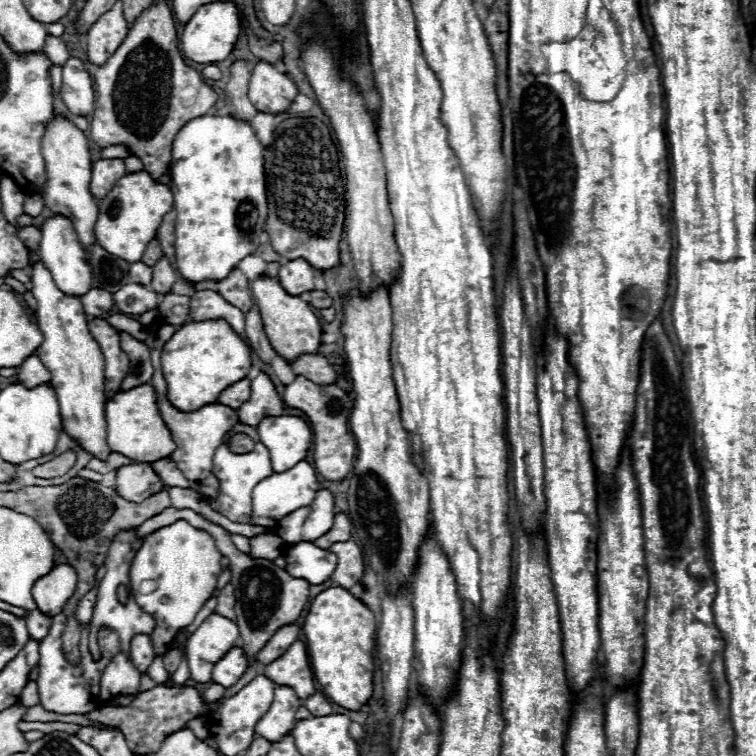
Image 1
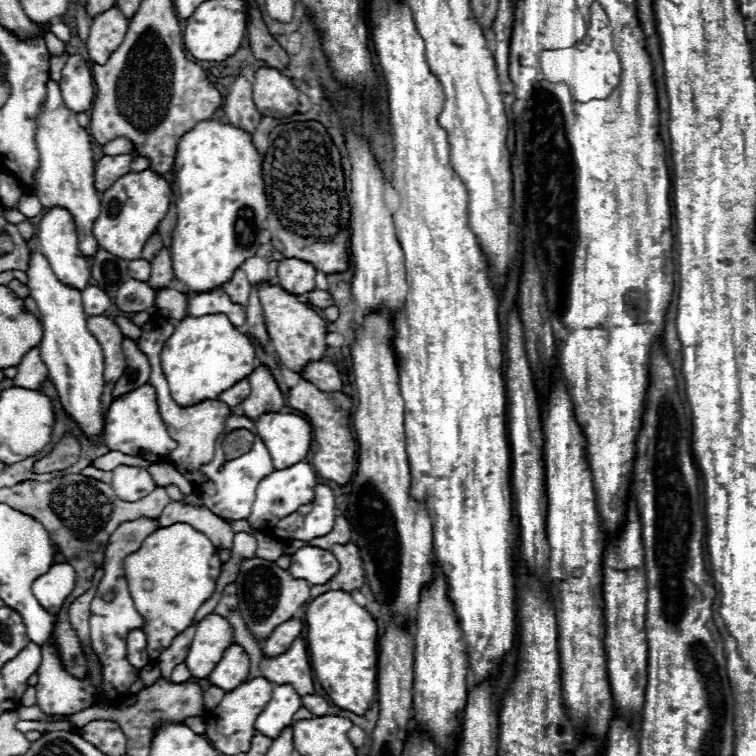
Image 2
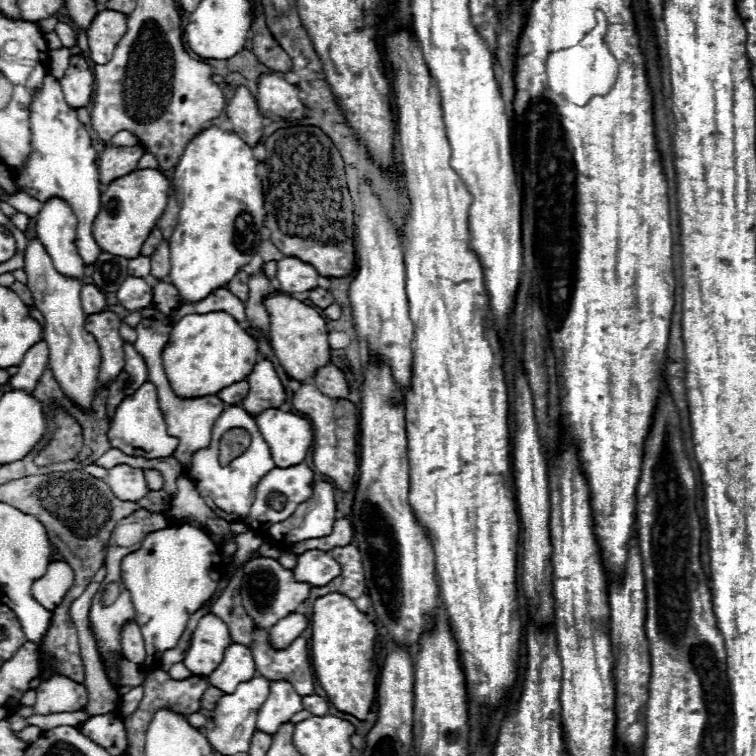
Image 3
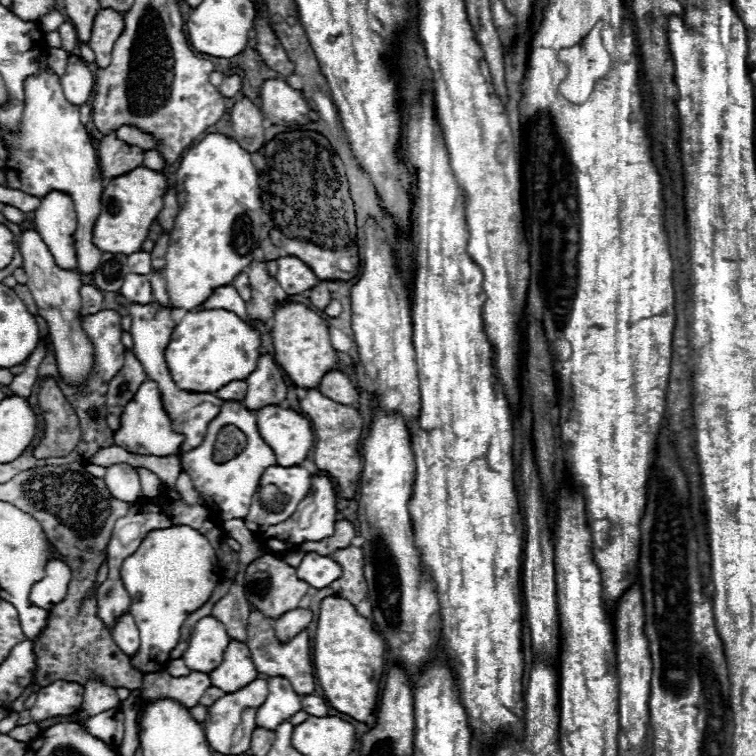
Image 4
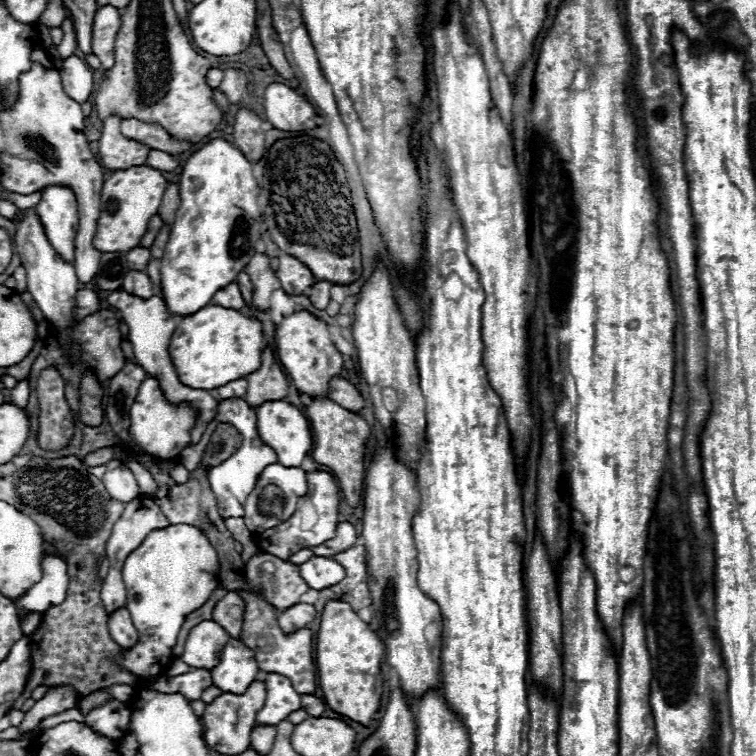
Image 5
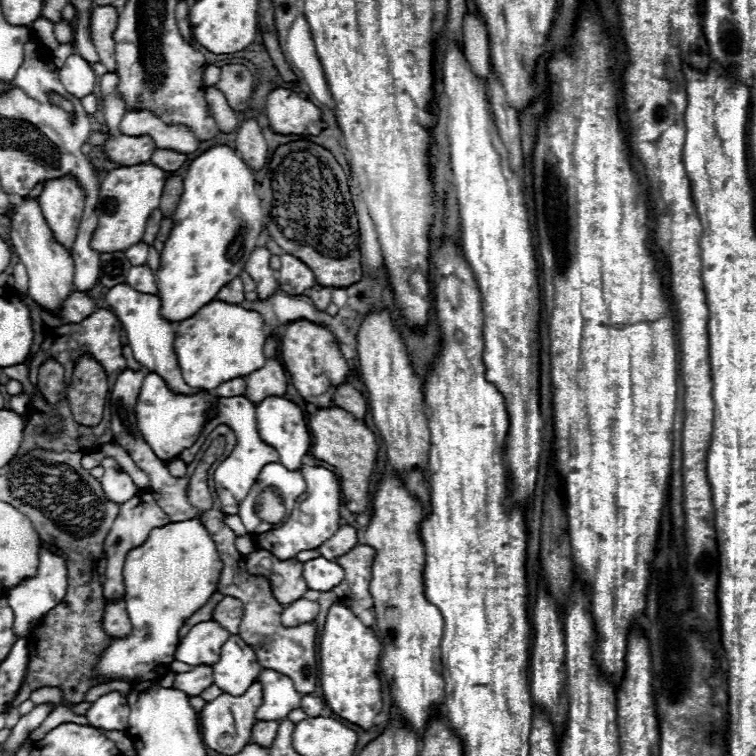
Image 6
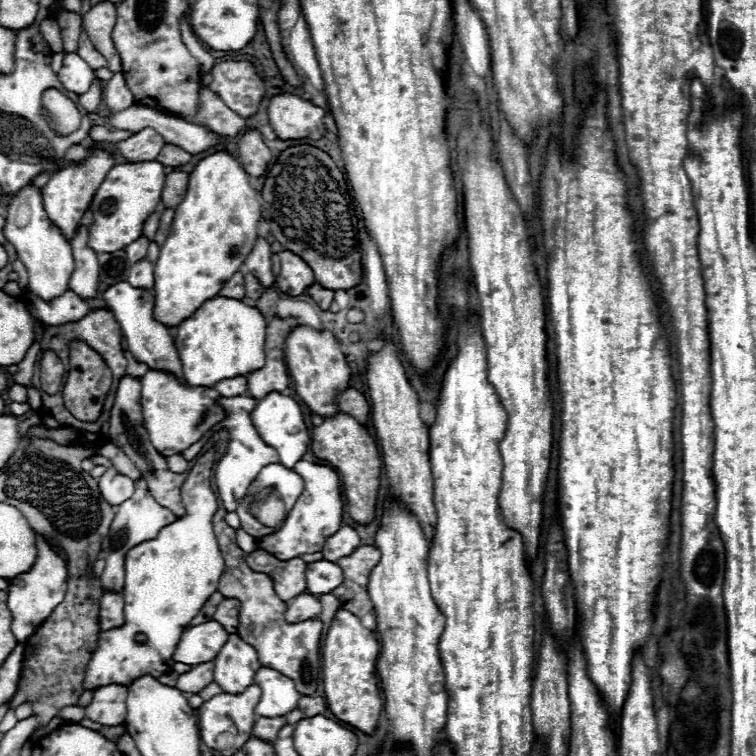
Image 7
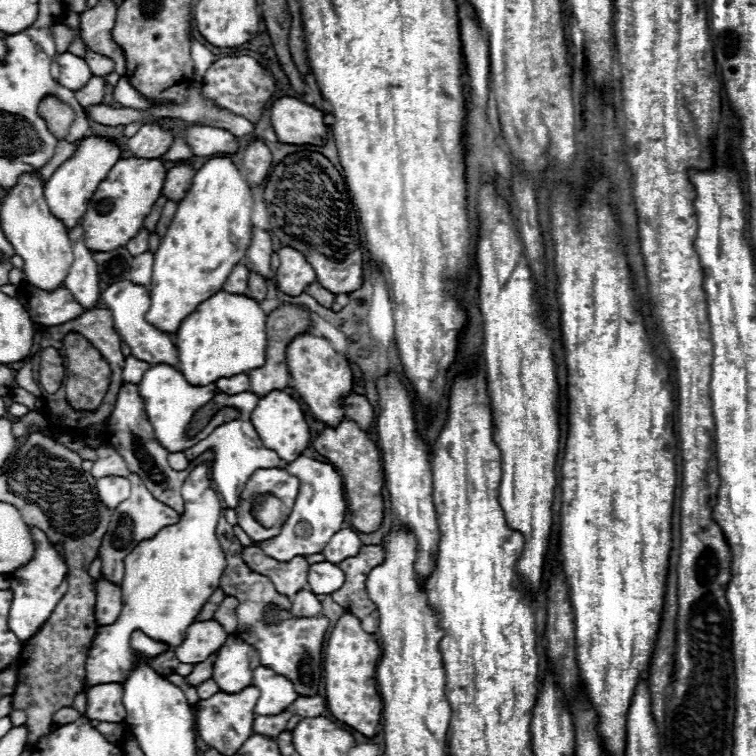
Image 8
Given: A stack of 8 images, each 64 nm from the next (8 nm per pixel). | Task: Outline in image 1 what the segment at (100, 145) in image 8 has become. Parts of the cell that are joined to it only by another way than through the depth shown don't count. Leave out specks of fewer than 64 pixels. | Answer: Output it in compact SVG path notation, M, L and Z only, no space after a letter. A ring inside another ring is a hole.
M52 216L44 222L42 226L42 242L40 242L40 260L42 264L50 270L58 290L64 294L74 294L82 296L86 294L92 286L92 274L90 274L90 264L88 264L88 254L82 250L82 244L76 236L76 230L72 228L70 220L64 216Z

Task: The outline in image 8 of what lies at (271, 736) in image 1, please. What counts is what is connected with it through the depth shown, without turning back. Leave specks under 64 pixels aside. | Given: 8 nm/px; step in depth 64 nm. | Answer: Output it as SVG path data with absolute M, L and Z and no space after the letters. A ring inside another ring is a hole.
M258 666L254 670L252 684L258 686L258 690L260 690L260 698L258 698L256 708L254 708L254 712L258 716L280 714L282 710L292 706L298 698L294 684L288 678L274 674L274 670L266 670L266 666Z

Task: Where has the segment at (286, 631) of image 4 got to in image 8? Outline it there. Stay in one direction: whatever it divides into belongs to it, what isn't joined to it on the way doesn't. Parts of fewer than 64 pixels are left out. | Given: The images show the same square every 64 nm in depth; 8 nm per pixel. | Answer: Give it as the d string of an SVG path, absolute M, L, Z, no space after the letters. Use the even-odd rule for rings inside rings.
M300 590L292 596L292 608L290 608L292 618L310 618L310 616L318 616L320 612L322 612L322 604L314 592Z

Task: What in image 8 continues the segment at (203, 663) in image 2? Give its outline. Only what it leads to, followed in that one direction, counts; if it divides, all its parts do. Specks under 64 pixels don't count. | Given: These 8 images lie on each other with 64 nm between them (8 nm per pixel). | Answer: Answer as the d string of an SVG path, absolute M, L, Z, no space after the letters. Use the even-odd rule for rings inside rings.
M194 622L186 630L186 638L176 648L176 658L184 664L204 662L210 654L218 652L218 648L226 642L228 632L216 622Z

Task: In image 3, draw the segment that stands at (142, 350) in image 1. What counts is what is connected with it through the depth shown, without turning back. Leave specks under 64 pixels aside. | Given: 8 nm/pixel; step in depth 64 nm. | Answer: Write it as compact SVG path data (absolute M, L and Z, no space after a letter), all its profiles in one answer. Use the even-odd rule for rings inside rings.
M130 342L124 344L124 356L126 356L126 366L122 374L114 382L108 384L110 396L108 396L108 416L114 414L116 406L130 394L134 394L146 380L148 380L148 368L144 358L134 350Z

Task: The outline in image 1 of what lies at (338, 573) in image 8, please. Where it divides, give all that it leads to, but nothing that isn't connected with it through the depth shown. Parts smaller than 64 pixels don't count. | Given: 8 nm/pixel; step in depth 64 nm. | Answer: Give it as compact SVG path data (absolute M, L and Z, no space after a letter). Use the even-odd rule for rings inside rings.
M296 542L282 550L286 572L304 578L310 584L322 584L336 568L336 556L330 550L314 546L314 542Z

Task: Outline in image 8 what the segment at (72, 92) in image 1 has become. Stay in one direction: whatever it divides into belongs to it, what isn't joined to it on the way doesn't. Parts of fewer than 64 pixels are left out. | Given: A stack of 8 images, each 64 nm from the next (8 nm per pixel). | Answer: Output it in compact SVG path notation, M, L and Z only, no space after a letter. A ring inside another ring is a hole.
M64 52L64 54L58 54L56 56L56 62L60 64L60 78L58 82L68 88L68 90L80 90L88 84L88 80L94 76L88 68L88 64L80 58L80 56L74 56L70 52Z

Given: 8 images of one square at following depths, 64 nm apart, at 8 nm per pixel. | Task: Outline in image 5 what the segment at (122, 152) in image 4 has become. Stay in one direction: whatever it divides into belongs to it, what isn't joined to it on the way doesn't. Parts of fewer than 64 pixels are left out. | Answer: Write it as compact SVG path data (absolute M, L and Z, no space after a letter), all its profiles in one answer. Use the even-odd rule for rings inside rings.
M118 120L102 128L102 138L98 142L100 142L100 162L112 172L128 170L132 166L142 166L150 152L150 148L124 138L120 134Z

